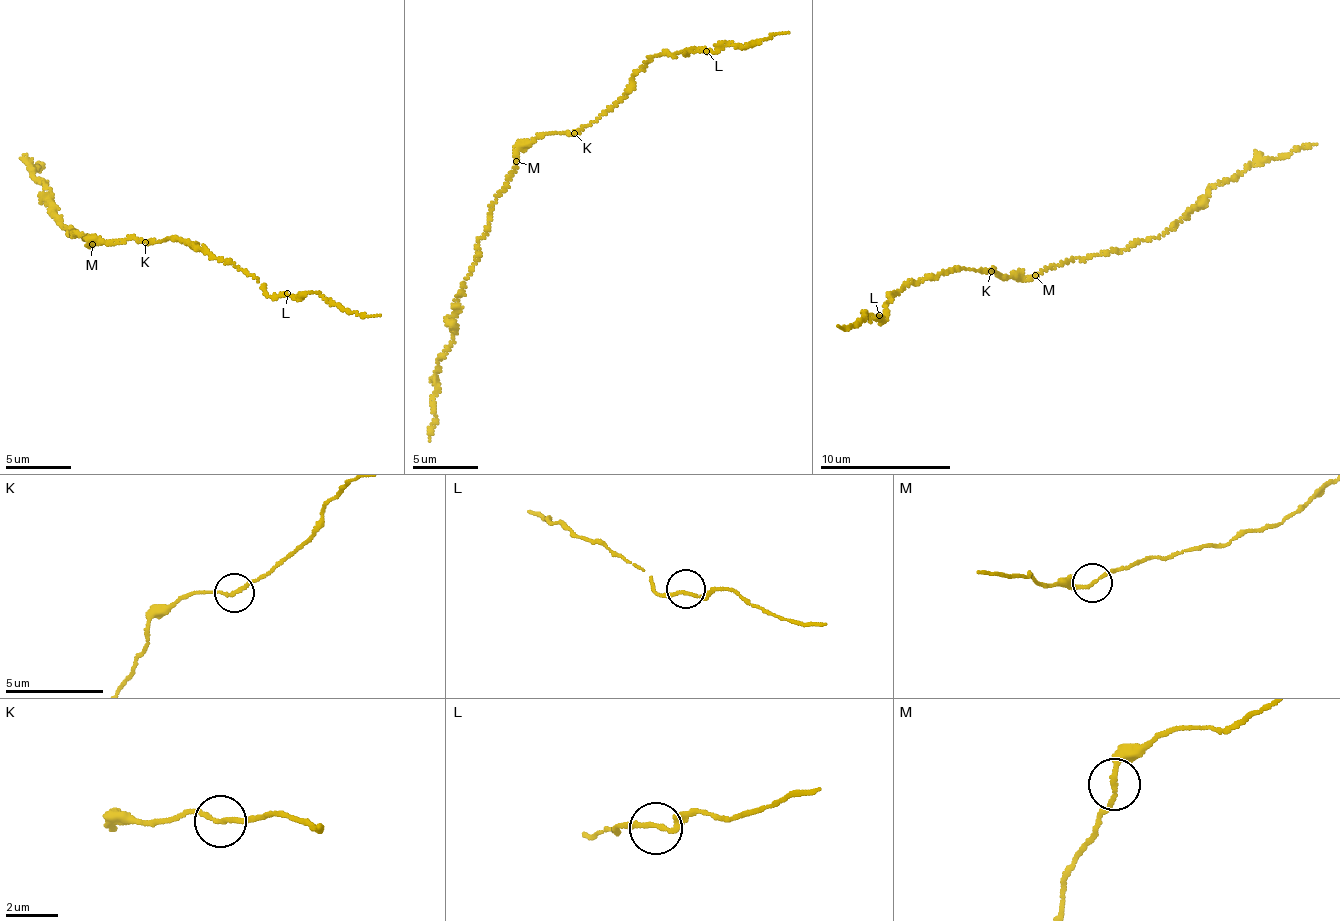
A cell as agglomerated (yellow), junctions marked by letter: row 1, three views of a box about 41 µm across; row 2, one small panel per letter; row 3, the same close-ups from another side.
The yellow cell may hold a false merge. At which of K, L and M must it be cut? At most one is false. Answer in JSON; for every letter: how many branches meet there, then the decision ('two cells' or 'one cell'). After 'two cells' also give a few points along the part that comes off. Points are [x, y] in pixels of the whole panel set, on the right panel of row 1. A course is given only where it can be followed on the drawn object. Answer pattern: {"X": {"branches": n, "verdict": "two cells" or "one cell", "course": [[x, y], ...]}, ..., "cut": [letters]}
{"K": {"branches": 2, "verdict": "one cell"}, "L": {"branches": 2, "verdict": "one cell"}, "M": {"branches": 2, "verdict": "one cell"}, "cut": []}

